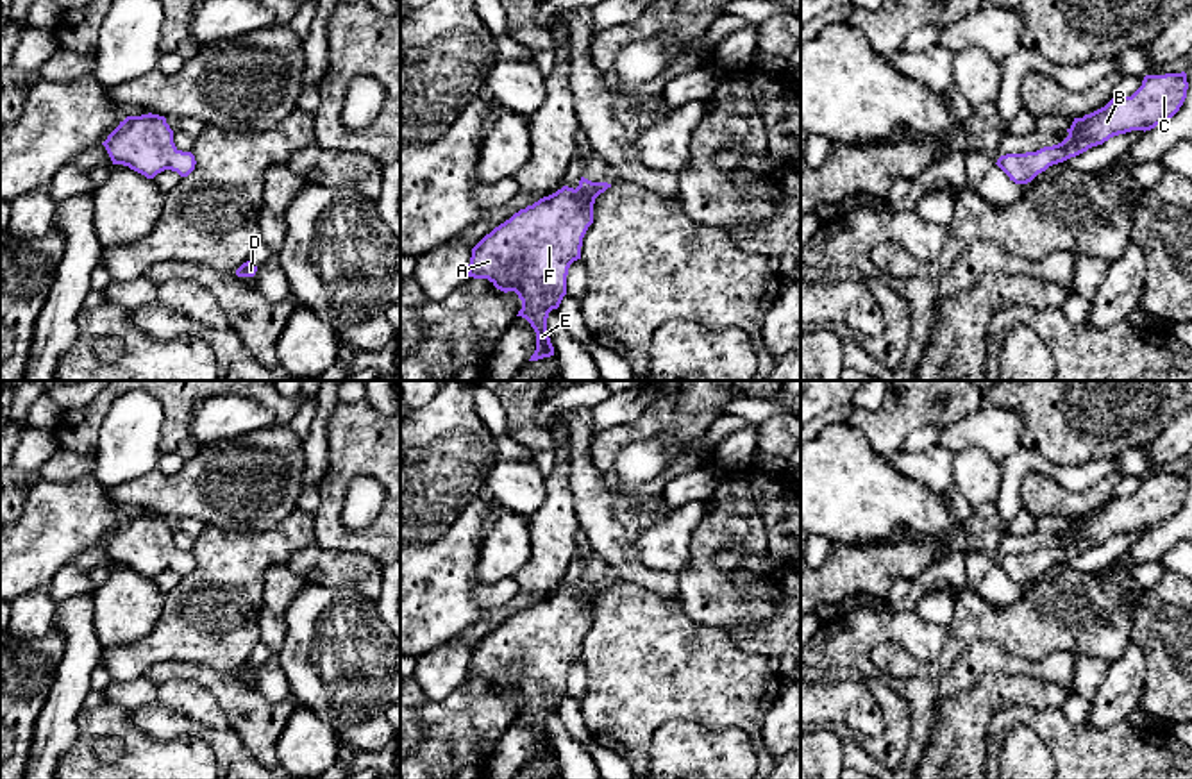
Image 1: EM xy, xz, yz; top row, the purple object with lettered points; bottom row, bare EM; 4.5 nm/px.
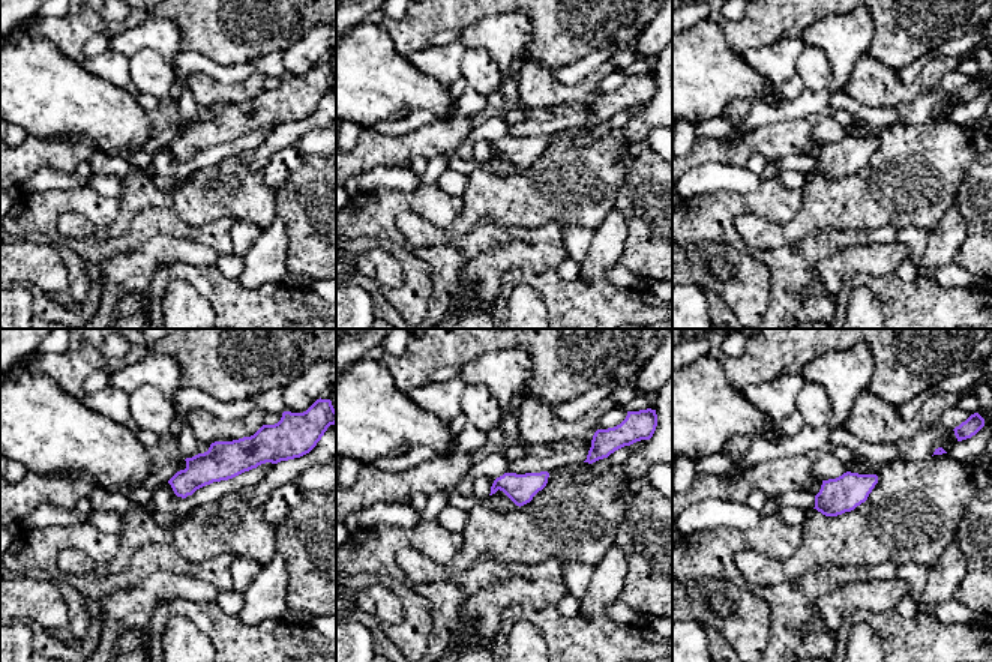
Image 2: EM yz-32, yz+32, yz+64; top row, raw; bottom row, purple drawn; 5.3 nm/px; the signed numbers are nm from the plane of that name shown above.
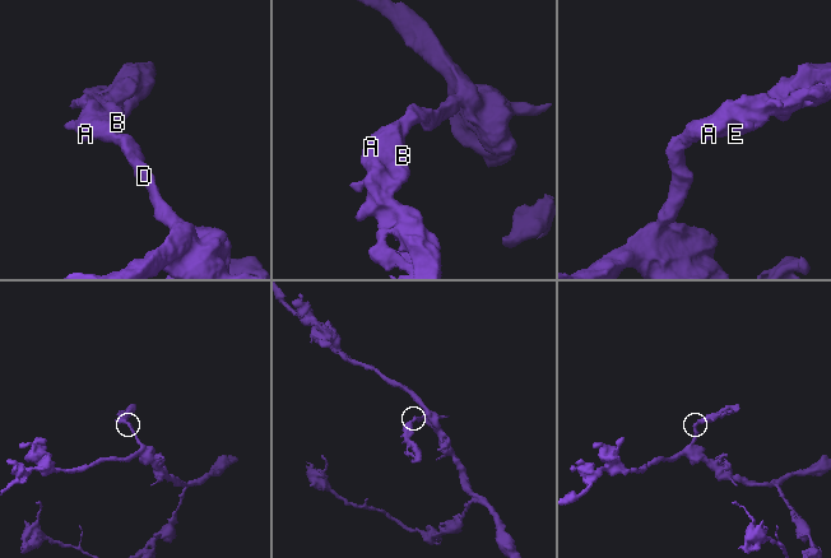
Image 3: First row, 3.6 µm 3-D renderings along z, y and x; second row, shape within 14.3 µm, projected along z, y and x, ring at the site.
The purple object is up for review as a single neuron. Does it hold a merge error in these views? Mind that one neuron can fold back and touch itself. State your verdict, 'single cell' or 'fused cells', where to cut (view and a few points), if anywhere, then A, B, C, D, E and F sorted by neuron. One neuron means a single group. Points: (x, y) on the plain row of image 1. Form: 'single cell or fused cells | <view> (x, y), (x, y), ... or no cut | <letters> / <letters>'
single cell | no cut | A B C D E F

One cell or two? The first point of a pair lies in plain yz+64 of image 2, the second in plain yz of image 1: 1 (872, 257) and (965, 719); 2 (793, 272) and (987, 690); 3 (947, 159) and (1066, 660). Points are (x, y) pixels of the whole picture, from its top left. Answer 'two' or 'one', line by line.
1: one
2: two
3: two

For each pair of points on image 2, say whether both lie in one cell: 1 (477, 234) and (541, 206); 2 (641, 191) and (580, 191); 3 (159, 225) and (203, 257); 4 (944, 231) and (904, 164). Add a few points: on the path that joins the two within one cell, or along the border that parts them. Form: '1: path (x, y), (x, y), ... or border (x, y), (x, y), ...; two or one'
1: border (535, 227), (500, 225), (480, 219), (465, 233); two
2: border (635, 159), (619, 189), (614, 207); two
3: border (141, 245), (158, 234), (170, 234), (210, 246); two
4: border (953, 206), (929, 233); two

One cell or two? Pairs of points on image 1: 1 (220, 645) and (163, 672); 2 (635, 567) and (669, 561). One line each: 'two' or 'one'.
1: two
2: two

